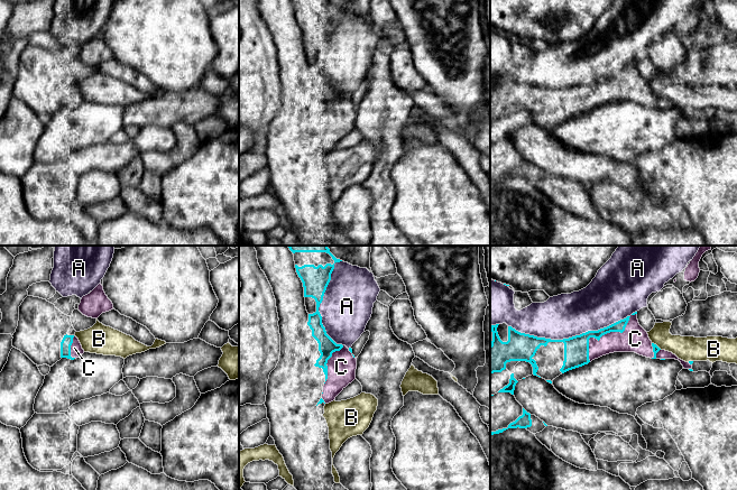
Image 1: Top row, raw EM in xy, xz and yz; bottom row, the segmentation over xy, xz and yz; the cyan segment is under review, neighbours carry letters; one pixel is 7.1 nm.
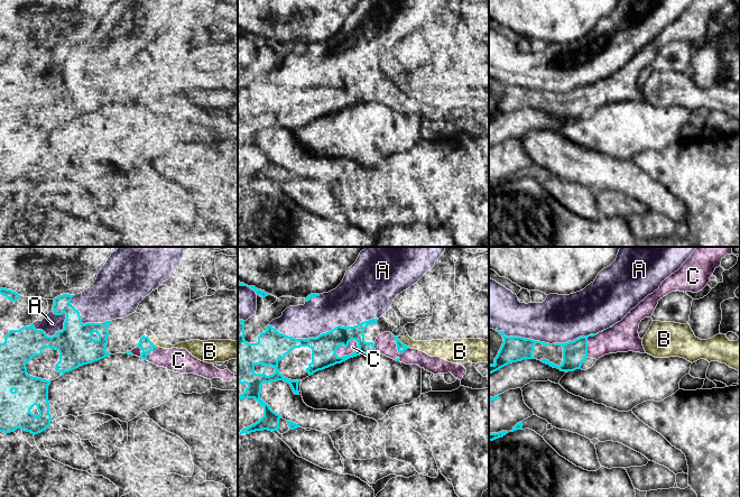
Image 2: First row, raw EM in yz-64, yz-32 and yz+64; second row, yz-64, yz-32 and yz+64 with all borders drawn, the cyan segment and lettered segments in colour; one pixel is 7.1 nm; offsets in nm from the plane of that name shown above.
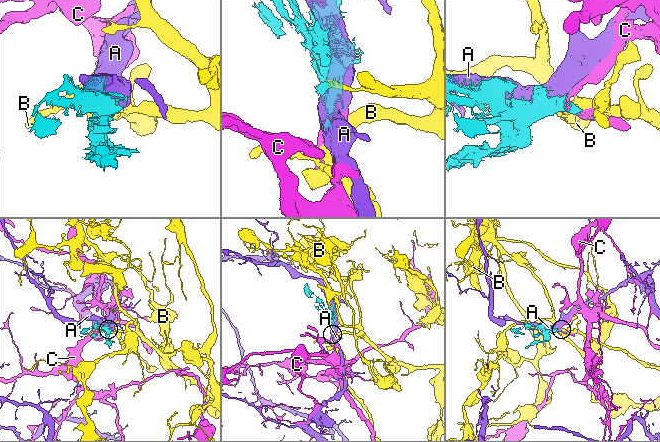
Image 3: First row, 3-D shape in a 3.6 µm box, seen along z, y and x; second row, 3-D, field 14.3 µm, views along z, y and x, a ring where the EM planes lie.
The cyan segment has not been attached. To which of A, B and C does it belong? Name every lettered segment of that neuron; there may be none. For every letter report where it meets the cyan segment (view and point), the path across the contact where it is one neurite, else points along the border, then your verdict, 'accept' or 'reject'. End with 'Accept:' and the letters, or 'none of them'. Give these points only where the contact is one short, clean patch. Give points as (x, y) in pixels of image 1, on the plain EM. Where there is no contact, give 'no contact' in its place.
A: meets cyan in yz at (572, 85); reject
B: meets cyan in yz at (655, 93); reject
C: meets cyan in yz at (605, 82); accept
Accept: C

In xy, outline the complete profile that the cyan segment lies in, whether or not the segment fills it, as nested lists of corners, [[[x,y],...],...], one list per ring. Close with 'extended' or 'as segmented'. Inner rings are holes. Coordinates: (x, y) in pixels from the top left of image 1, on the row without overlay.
[[[64,84],[61,91],[61,107],[74,109],[83,102],[84,99],[75,84]]] | extended

